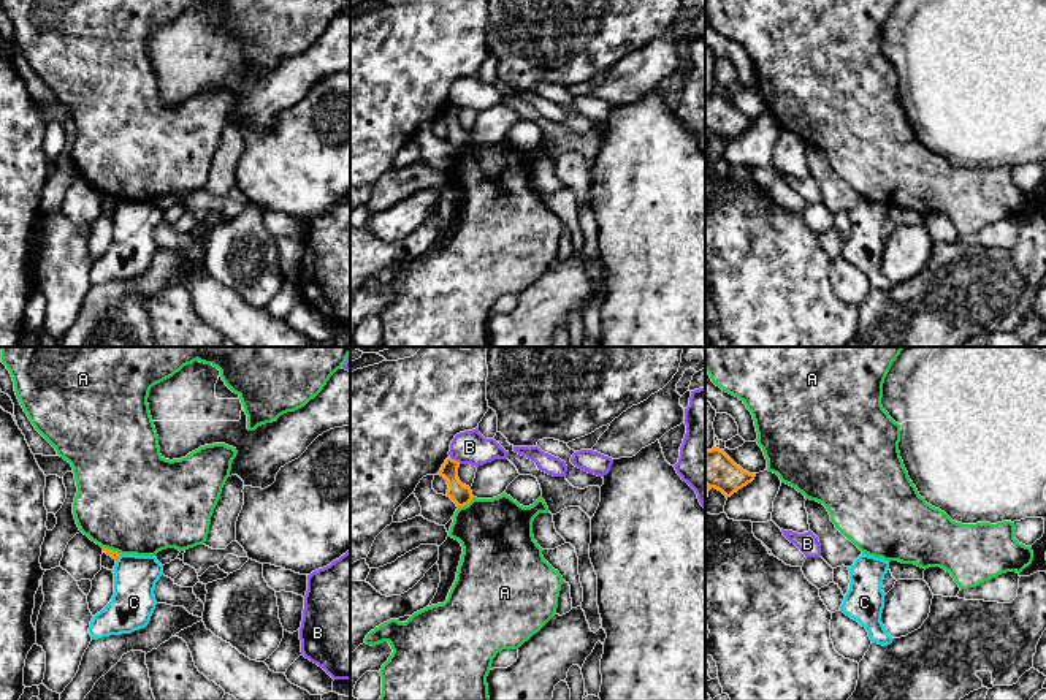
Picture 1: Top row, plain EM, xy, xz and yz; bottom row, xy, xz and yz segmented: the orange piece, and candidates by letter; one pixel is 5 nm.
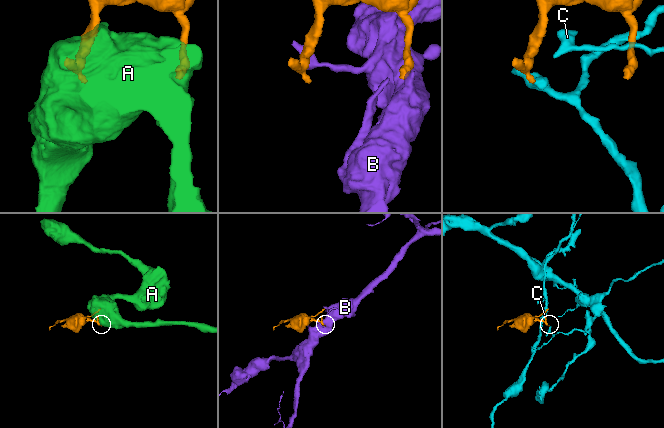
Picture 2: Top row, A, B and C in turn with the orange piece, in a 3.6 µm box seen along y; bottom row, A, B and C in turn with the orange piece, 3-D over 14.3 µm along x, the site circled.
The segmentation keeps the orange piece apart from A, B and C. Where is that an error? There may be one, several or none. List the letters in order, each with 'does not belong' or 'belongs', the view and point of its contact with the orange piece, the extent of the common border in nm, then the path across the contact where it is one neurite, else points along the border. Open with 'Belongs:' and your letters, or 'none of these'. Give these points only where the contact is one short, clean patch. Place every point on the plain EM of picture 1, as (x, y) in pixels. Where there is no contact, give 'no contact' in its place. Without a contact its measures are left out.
Belongs: none of these
A: does not belong; contact xz (466, 149); length 100 nm
B: does not belong; contact xz (454, 105); length 70 nm
C: does not belong; contact xy (118, 201); length 50 nm; border xy (121, 200), (116, 206)

